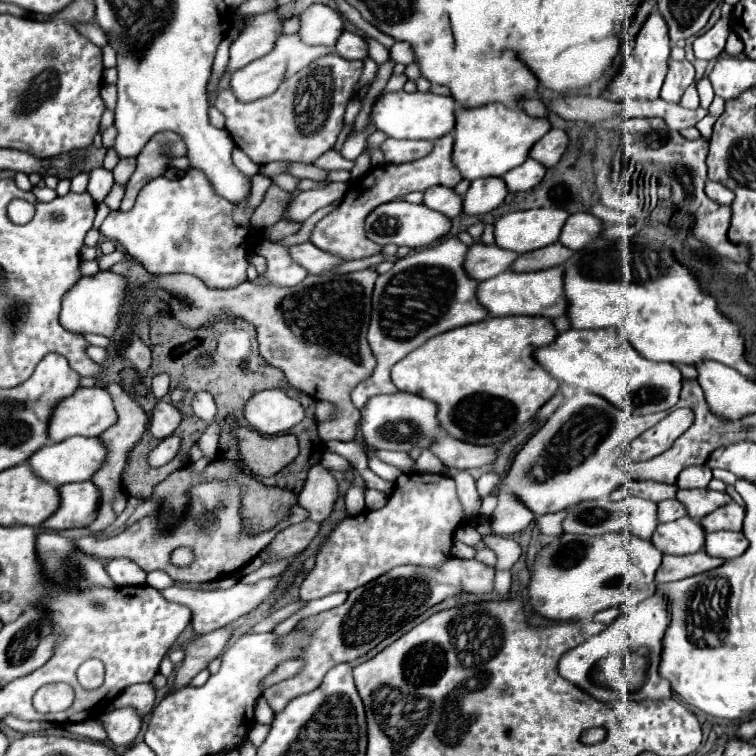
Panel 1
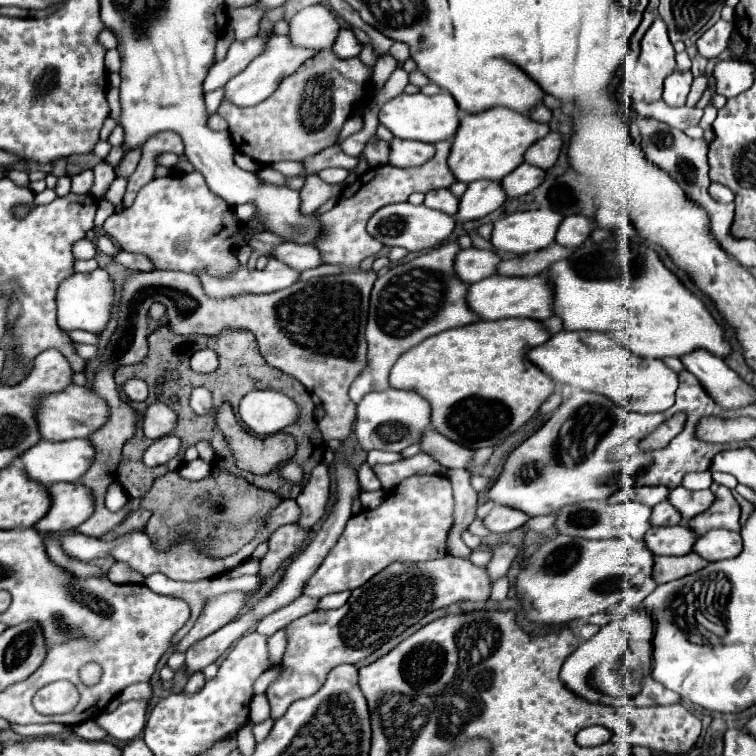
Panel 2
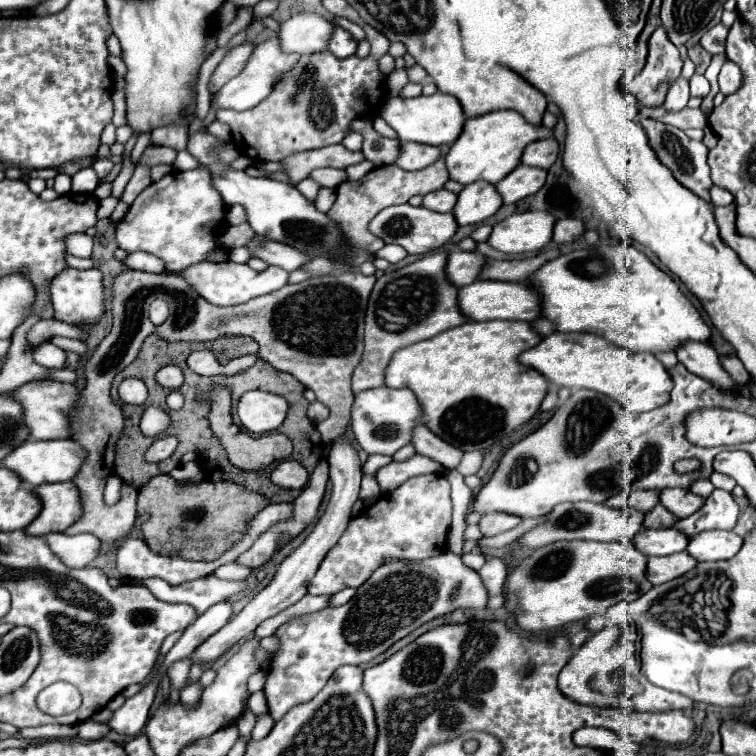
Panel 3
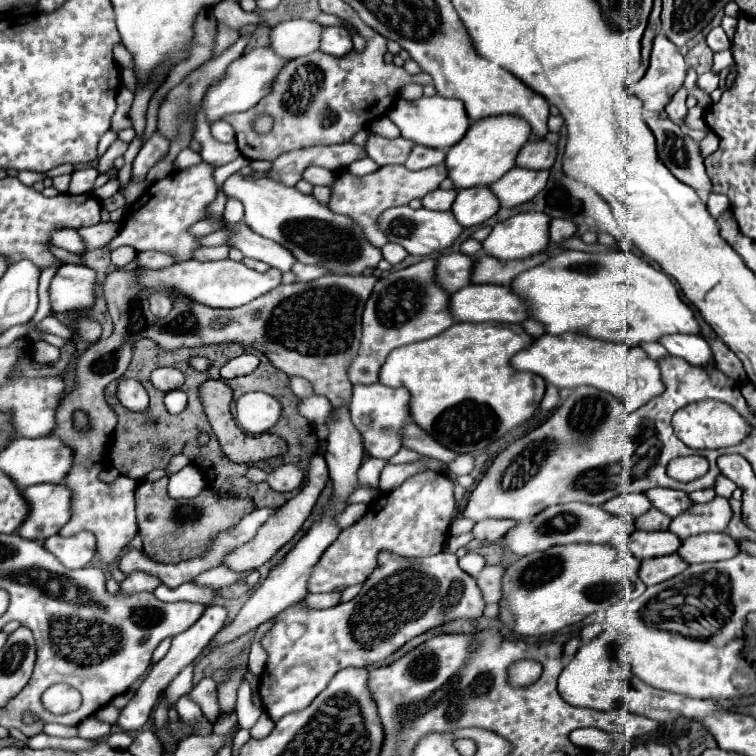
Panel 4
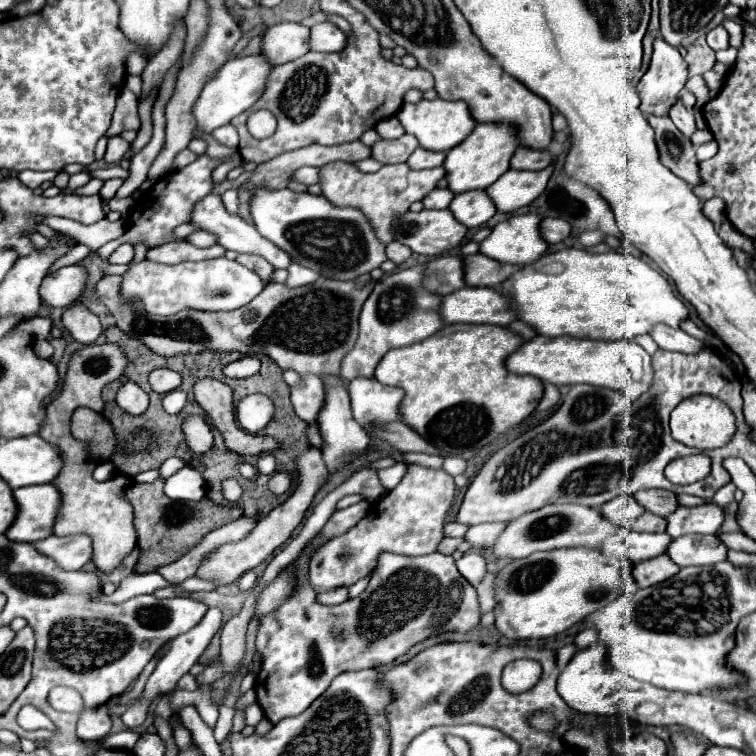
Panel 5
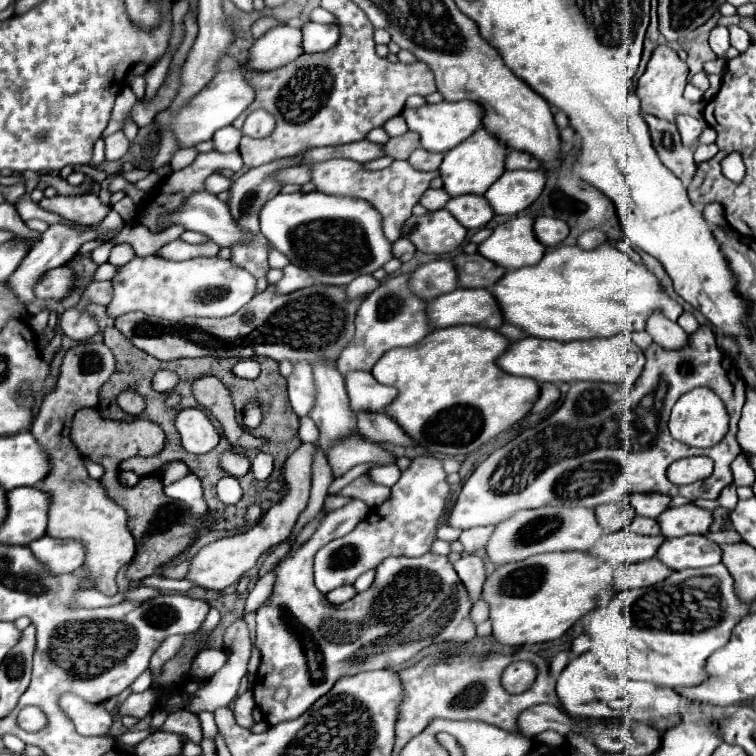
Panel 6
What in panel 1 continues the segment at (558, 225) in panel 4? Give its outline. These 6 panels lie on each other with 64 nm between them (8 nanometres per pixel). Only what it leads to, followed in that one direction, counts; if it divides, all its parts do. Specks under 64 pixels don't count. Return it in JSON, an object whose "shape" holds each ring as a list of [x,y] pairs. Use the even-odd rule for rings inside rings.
{"shape":[[[572,214],[562,232],[560,232],[560,244],[572,250],[580,250],[588,240],[596,238],[602,230],[602,222],[592,214]]]}

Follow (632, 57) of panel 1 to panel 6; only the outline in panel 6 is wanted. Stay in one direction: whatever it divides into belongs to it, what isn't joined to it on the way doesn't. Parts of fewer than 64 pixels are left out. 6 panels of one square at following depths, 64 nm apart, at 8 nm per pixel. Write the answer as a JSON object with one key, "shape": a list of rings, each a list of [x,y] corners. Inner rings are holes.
{"shape":[[[656,46],[656,50],[650,56],[650,62],[646,66],[646,72],[640,76],[638,86],[636,86],[638,98],[642,102],[642,112],[658,116],[668,122],[674,122],[676,116],[680,116],[680,114],[702,116],[706,102],[690,102],[682,96],[686,82],[688,82],[688,64],[684,60],[680,60],[672,48]]]}

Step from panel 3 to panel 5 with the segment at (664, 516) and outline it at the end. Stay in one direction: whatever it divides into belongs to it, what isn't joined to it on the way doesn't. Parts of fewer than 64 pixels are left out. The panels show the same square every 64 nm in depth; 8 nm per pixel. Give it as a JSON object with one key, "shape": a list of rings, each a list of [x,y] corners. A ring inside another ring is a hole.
{"shape":[[[644,512],[640,518],[634,520],[632,530],[636,530],[636,532],[664,532],[666,530],[666,520],[660,518],[660,516]]]}

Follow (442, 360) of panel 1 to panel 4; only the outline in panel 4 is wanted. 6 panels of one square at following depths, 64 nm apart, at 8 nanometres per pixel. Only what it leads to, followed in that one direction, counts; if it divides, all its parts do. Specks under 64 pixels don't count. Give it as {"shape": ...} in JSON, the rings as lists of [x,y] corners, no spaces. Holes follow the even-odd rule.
{"shape":[[[454,324],[442,334],[392,350],[380,368],[380,382],[384,386],[404,386],[410,392],[410,418],[440,440],[456,454],[472,454],[484,450],[496,438],[510,432],[514,426],[526,422],[538,408],[544,396],[544,380],[536,374],[514,372],[510,358],[522,348],[530,346],[532,338],[520,326],[512,324]]]}

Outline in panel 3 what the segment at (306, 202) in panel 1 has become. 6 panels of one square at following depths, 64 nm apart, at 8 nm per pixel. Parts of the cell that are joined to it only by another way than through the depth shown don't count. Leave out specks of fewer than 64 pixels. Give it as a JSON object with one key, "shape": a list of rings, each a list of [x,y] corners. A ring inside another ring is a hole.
{"shape":[[[306,178],[306,180],[302,180],[298,186],[296,186],[308,200],[312,200],[314,202],[314,198],[316,198],[316,194],[318,194],[318,184],[314,182],[314,180],[310,180],[310,178]]]}

